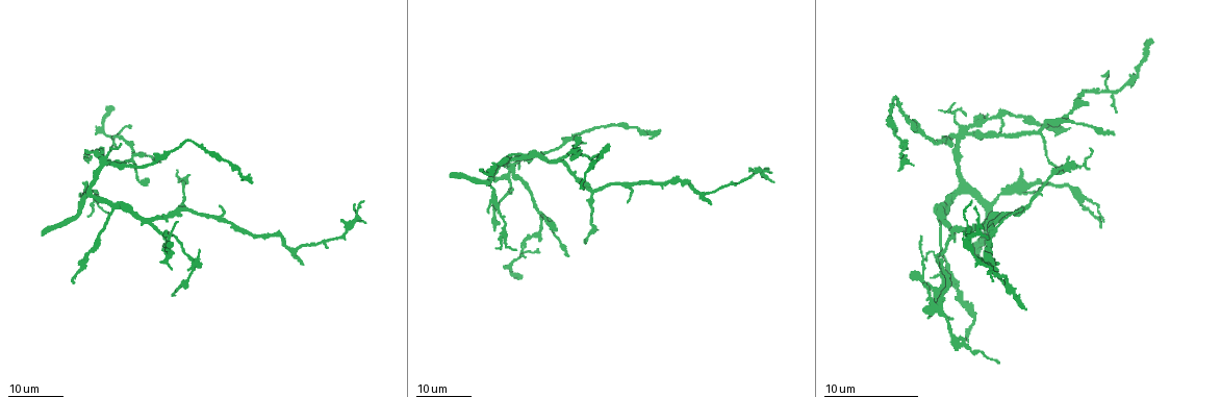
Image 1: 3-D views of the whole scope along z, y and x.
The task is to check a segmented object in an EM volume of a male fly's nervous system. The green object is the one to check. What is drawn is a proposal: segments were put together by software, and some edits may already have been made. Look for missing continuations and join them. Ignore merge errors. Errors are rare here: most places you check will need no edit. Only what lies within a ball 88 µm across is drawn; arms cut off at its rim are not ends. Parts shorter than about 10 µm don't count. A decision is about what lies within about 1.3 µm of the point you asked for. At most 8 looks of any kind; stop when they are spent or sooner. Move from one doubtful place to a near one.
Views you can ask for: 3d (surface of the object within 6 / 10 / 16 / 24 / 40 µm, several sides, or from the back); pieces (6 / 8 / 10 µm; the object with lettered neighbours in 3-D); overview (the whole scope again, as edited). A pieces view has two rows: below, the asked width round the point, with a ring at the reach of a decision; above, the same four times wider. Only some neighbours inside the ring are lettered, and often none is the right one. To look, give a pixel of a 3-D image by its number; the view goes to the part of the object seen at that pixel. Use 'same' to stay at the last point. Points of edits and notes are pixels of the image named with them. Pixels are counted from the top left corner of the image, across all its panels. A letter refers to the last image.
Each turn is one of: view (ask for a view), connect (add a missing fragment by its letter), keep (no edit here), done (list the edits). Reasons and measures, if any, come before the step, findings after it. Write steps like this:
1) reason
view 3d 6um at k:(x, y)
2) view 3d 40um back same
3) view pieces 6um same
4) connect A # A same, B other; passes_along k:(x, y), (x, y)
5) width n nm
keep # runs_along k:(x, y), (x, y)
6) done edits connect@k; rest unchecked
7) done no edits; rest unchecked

free end
view 3d 16um at 1:(86, 152)

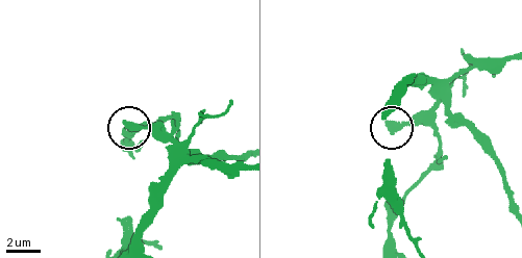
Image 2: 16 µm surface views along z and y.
see the neighbours
view pieces 6um at 2:(388, 127)

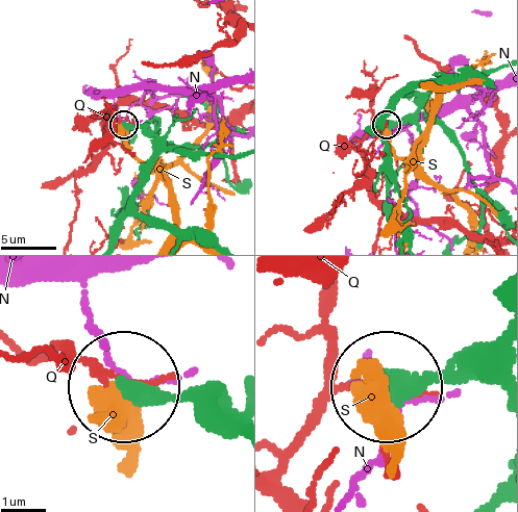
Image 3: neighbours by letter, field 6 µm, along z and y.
keep # N other, Q other, S other; no lettered fragment goes on from it

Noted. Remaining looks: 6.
free end
view 3d 16um at 1:(1069, 127)

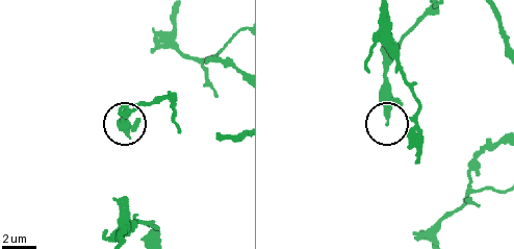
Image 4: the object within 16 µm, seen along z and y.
view pieces 10um at 4:(389, 123)

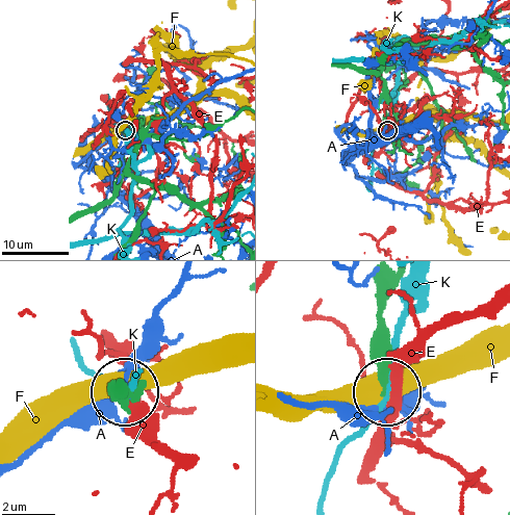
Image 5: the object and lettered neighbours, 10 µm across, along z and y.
keep # A other, E other, F other, K other; runs_along 5:(399, 283), (382, 310), (382, 388); no lettered fragment goes on from it

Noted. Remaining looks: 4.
view 3d 24um at 1:(1099, 228)

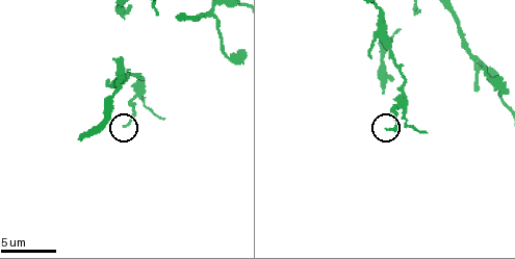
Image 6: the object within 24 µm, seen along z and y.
closer look
view 3d 10um at 6:(126, 125)

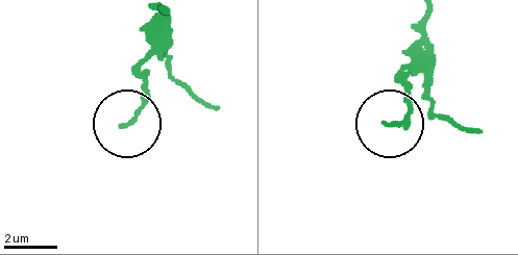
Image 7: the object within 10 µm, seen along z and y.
see the neighbours
view pieces 6um at 7:(123, 126)

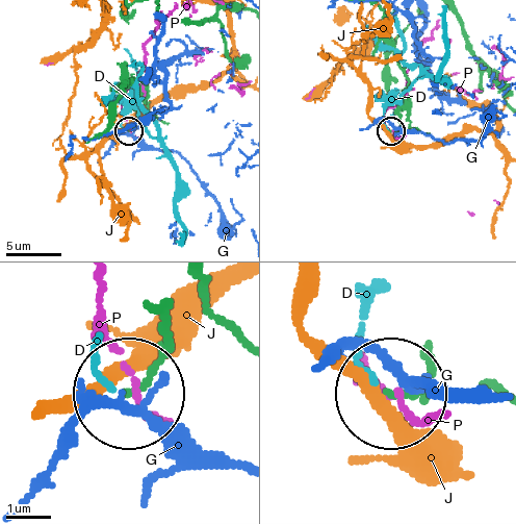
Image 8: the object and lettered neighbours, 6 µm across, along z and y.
keep # D other, G other, J other, P other; no lettered fragment goes on from it

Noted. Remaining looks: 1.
done no edits; rest unchecked

